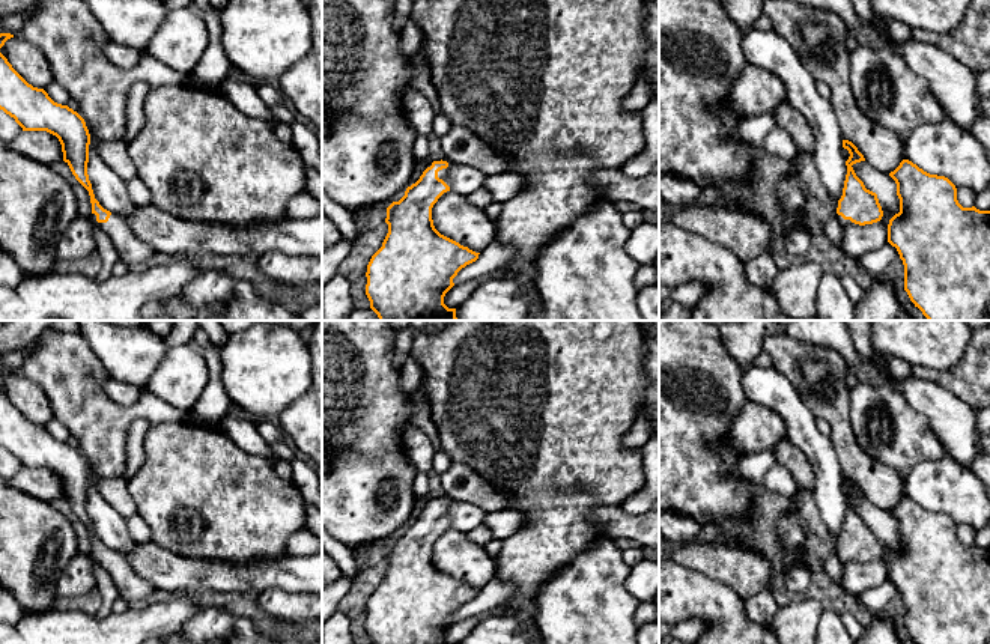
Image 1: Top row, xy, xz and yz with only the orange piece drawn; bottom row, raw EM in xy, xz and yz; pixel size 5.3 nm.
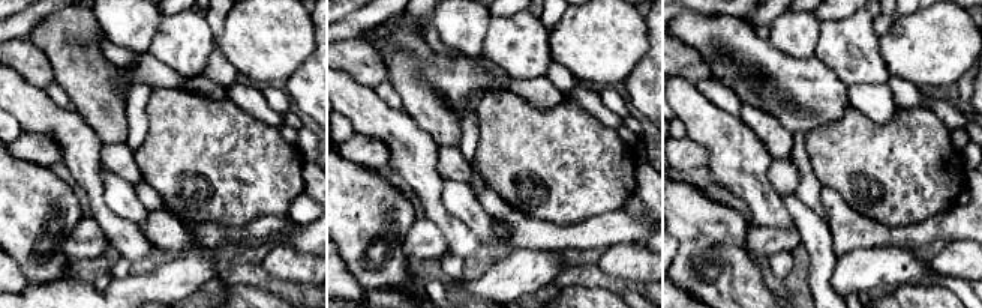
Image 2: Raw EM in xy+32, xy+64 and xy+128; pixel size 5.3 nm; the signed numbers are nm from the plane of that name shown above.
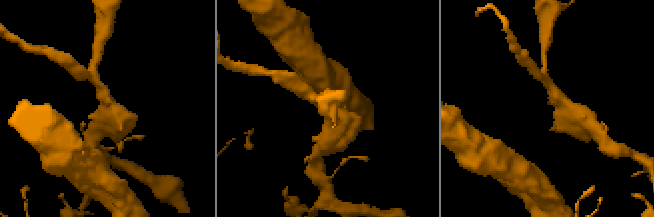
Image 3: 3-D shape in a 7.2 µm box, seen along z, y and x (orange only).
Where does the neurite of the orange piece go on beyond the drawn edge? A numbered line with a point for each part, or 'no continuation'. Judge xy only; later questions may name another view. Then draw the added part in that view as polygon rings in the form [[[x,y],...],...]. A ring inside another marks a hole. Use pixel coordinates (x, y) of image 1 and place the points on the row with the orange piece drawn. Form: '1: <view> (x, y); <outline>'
1: xy (131, 250); [[[90,214],[90,221],[96,223],[111,239],[120,260],[128,265],[149,260],[155,251],[134,235],[129,224],[116,214],[111,214],[107,223],[98,223],[96,215]]]

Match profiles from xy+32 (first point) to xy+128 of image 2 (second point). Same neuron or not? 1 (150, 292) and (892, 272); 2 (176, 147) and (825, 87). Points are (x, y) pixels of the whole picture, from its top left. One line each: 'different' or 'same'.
1: same
2: different

